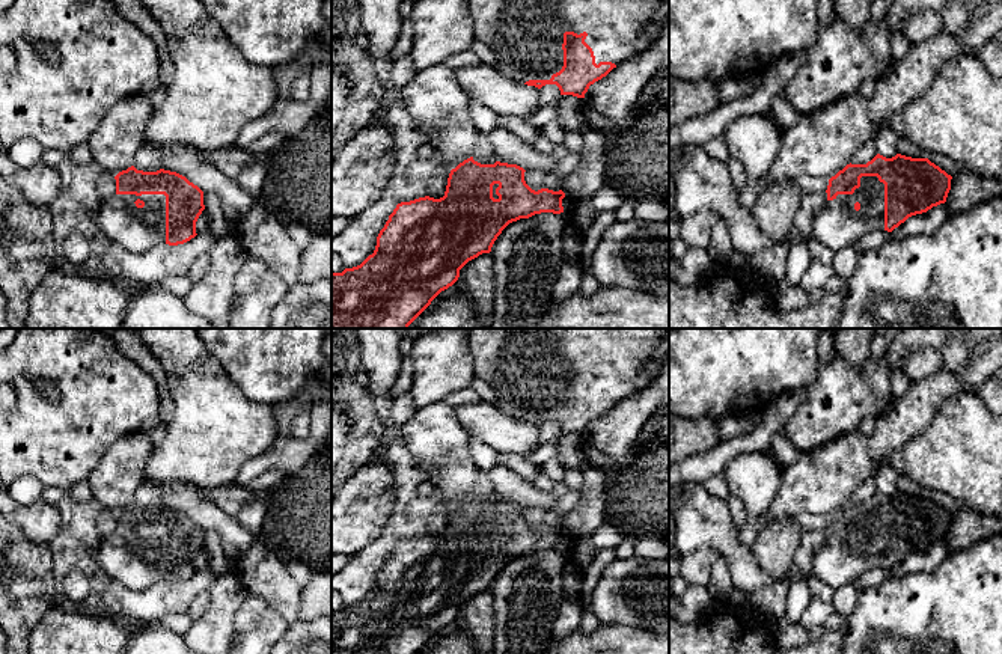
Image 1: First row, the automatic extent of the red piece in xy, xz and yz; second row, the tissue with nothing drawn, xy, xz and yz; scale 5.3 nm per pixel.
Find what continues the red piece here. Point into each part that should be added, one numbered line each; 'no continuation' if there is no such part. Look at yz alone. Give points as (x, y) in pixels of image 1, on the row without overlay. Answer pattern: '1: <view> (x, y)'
1: yz (837, 562)

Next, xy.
1: xy (137, 567)

